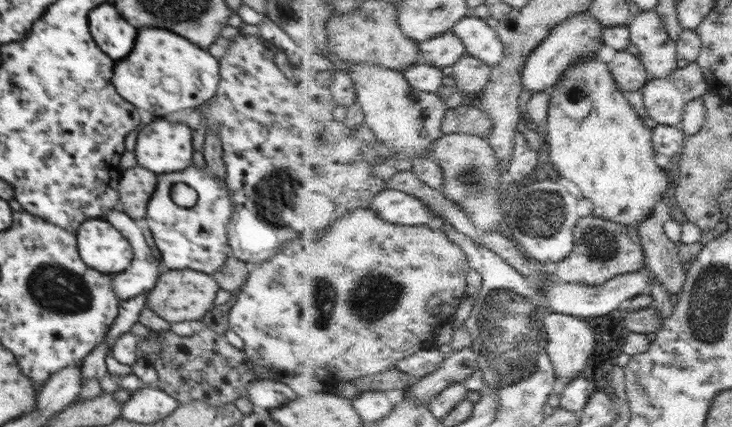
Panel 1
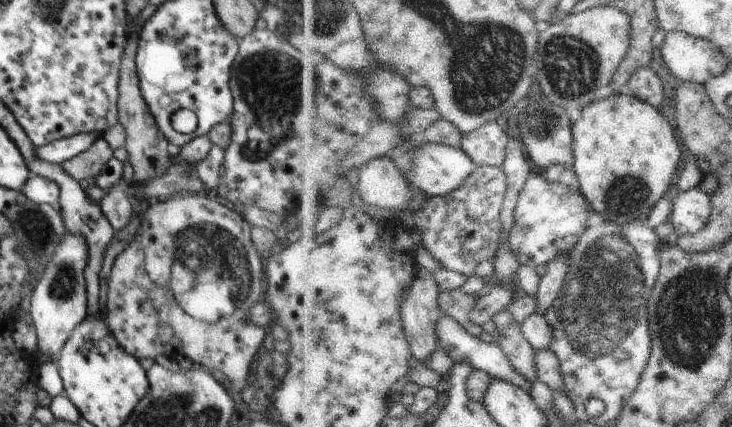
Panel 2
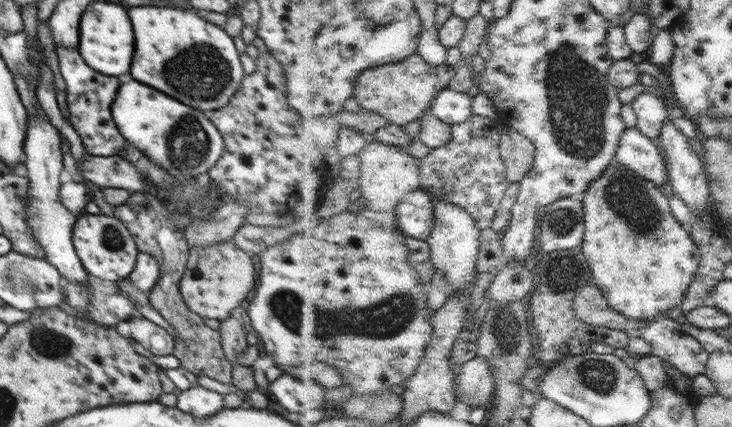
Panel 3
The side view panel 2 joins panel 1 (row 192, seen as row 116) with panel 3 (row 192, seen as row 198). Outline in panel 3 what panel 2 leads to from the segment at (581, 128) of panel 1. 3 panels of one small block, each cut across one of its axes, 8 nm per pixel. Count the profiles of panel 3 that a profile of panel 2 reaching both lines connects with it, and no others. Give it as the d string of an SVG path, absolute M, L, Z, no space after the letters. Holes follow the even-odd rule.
M616 158L597 182L582 197L585 202L587 235L585 254L590 259L596 284L610 301L610 306L636 320L654 320L683 304L694 279L701 272L705 254L693 234L682 226L670 208L670 194L662 194L653 180L640 176Z

